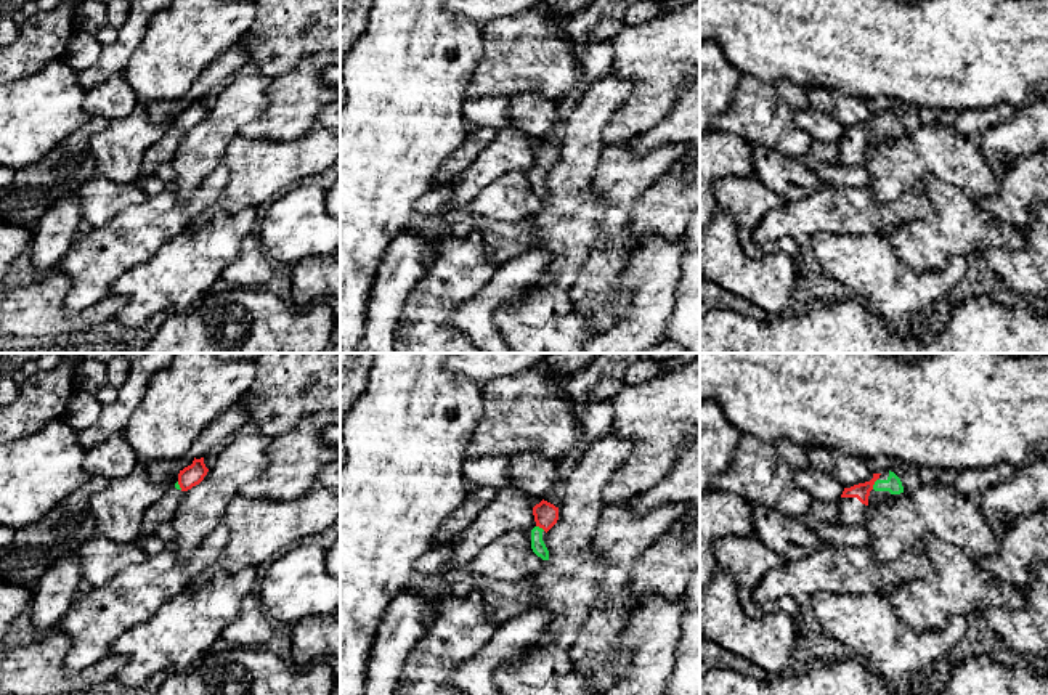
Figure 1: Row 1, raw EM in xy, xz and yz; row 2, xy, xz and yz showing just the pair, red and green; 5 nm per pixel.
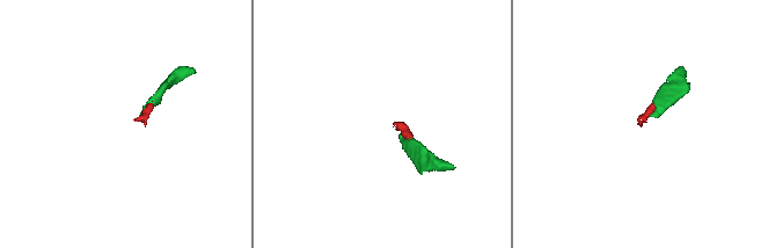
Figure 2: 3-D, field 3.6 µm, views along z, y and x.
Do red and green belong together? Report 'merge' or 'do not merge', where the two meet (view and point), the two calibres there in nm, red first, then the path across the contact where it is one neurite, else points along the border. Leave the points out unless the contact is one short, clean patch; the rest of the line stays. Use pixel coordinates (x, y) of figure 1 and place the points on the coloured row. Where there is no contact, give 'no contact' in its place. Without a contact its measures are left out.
merge; contact yz (873, 483); calibres 80 and 80 nm; way yz (862, 490), (873, 483), (893, 483)

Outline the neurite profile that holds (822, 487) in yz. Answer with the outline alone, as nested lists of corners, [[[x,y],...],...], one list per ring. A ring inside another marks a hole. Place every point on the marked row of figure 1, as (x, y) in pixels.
[[[809,465],[793,472],[794,482],[810,494],[812,499],[822,502],[835,502],[841,499],[844,486],[831,475]]]

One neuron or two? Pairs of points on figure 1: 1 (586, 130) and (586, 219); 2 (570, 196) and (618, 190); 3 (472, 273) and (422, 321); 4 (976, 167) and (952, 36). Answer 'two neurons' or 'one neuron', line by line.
1: one neuron
2: two neurons
3: one neuron
4: two neurons

